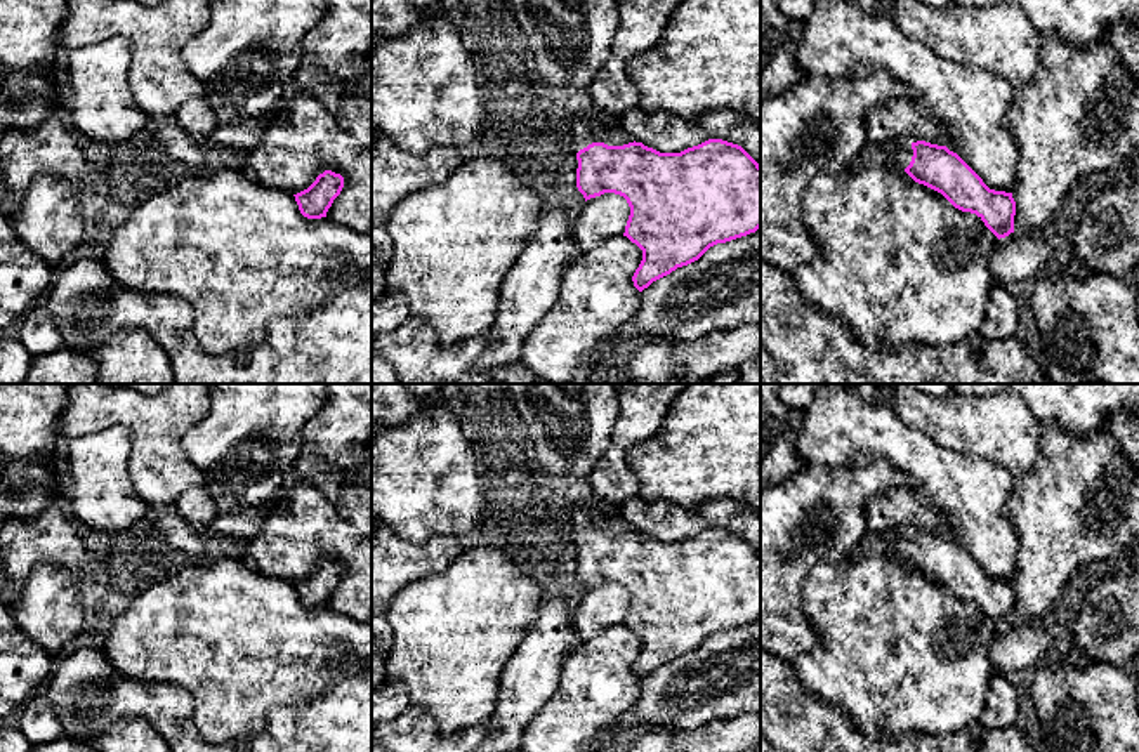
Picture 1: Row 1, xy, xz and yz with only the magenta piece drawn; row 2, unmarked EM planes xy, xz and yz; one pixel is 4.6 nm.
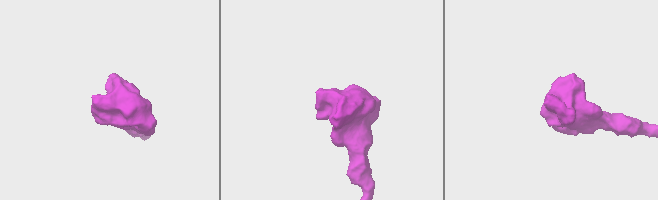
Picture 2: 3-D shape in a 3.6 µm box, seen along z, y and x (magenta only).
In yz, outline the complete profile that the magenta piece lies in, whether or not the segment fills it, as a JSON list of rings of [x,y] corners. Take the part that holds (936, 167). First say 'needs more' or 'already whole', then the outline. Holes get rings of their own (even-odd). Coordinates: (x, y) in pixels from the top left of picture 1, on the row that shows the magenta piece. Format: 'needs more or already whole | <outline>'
needs more | [[[886,139],[877,148],[884,153],[886,163],[903,168],[915,182],[941,193],[955,208],[976,214],[998,240],[1014,233],[1012,193],[990,189],[946,146]]]

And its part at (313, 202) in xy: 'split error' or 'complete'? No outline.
complete

